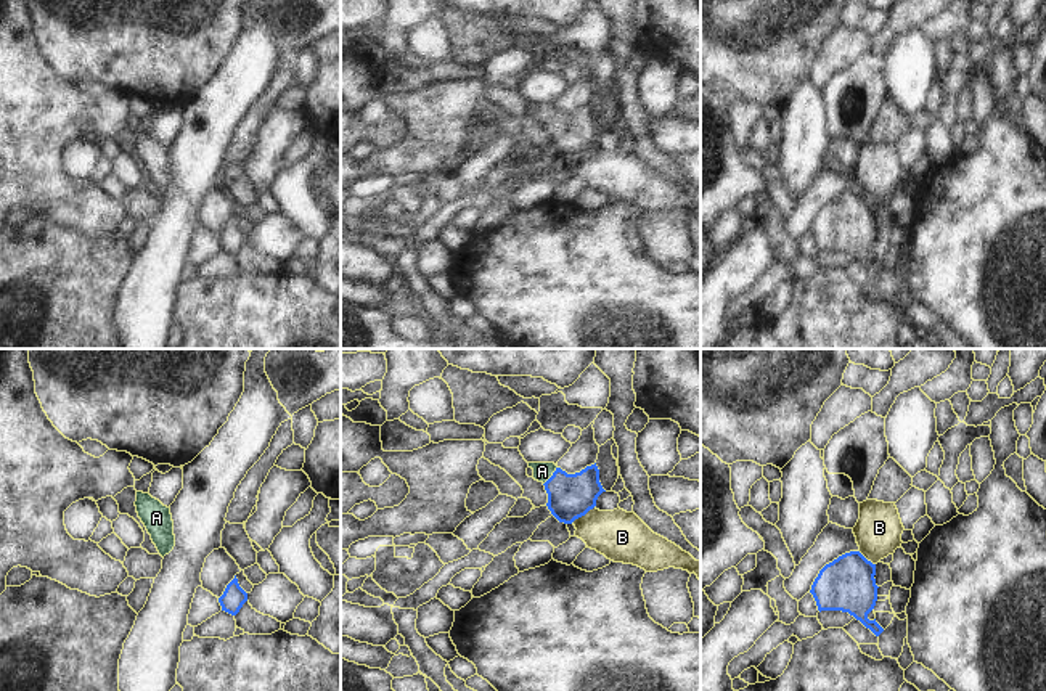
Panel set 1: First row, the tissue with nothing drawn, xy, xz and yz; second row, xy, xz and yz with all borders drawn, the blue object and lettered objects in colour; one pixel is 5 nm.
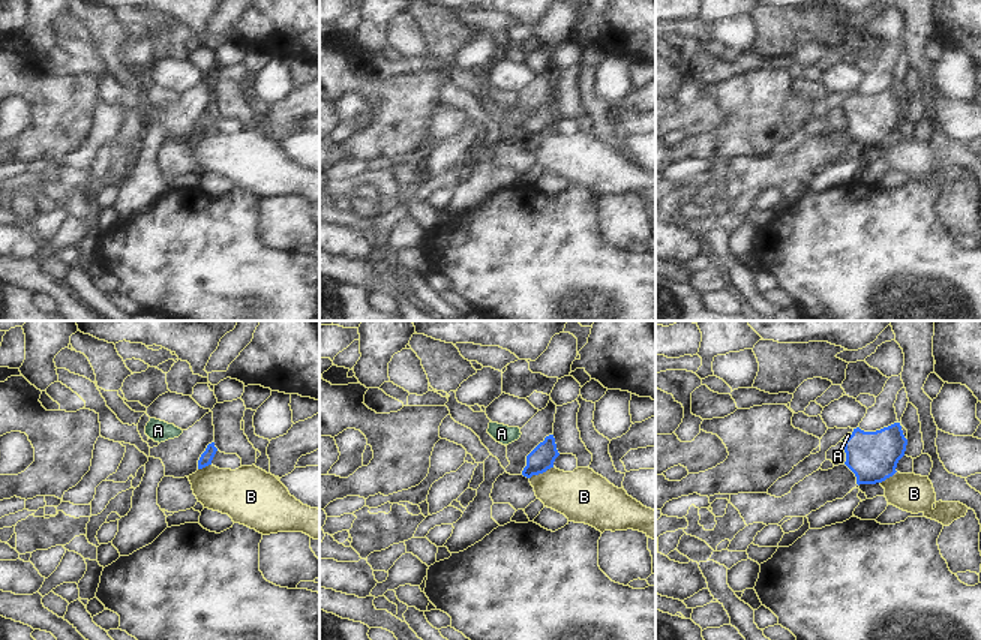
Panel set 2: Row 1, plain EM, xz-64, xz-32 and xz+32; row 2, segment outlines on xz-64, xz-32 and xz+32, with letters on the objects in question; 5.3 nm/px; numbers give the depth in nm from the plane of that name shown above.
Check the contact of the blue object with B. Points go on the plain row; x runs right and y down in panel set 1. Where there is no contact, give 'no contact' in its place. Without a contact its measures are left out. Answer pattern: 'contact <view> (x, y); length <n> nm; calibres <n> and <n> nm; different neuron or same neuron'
contact xz (582, 155); length 150 nm; calibres 220 and 260 nm; different neuron

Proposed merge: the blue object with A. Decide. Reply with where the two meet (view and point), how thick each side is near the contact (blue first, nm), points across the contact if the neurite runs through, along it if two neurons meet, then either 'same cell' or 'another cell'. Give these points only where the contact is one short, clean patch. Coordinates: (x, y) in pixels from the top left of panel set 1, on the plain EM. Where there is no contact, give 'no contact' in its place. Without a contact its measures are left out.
meets blue in xz at (551, 116); 220 nm thick on the blue side, 100 nm on the other; runs through xz (569, 135), (551, 116), (542, 111); same cell

